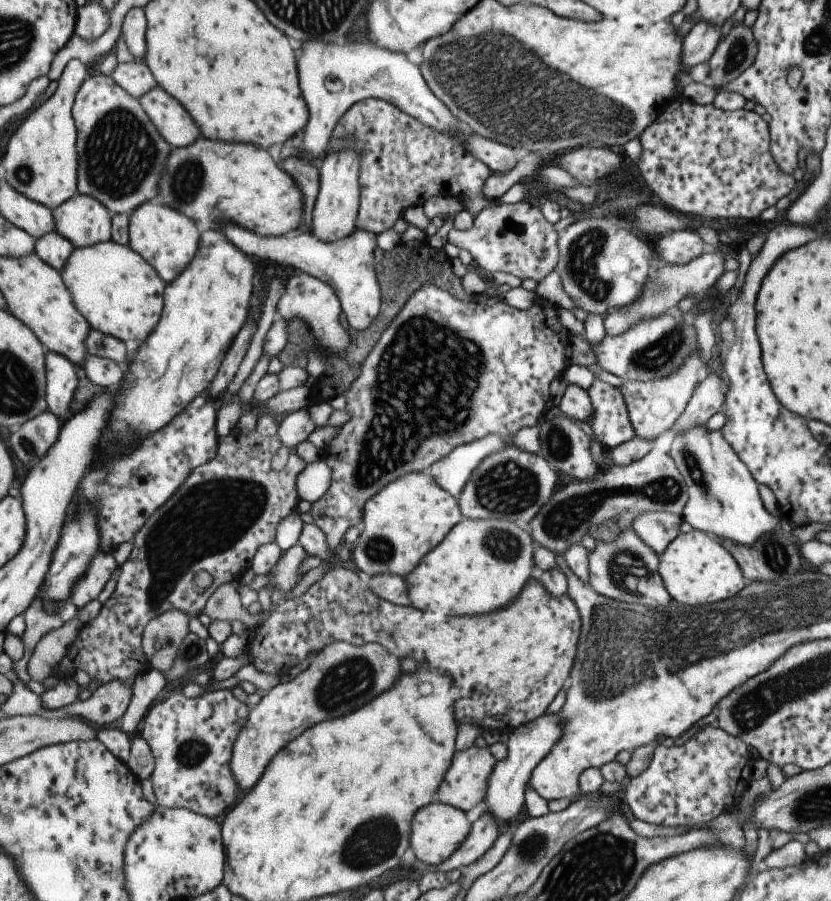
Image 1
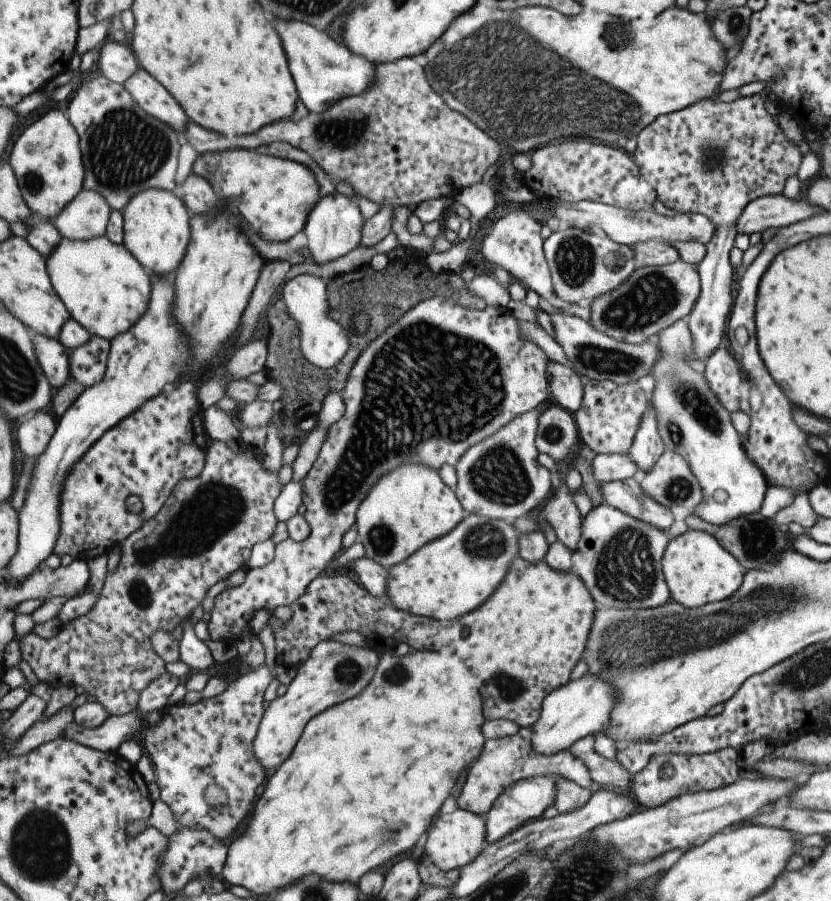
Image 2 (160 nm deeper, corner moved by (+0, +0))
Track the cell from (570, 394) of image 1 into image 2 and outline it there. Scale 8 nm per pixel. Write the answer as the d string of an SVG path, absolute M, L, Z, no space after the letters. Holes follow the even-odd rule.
M546 358L545 376L550 400L574 414L582 399L583 382L578 374L568 366Z

